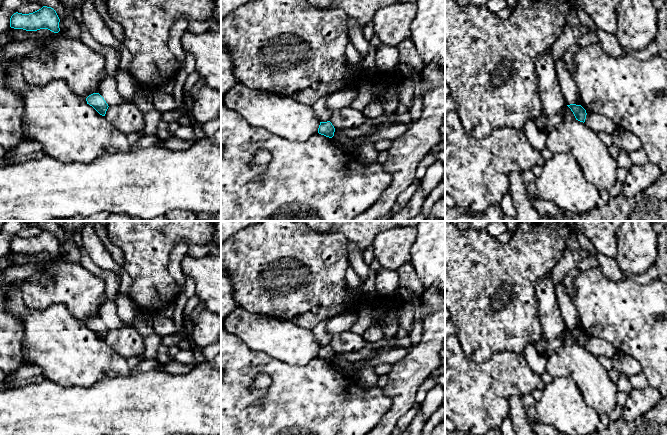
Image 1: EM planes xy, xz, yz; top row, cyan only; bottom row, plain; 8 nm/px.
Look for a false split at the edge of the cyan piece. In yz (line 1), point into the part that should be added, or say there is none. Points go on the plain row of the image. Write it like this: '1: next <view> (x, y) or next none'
1: next none

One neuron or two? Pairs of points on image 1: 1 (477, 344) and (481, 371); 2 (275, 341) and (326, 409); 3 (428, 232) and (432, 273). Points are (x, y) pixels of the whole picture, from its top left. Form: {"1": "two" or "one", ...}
{"1": "two", "2": "two", "3": "one"}

